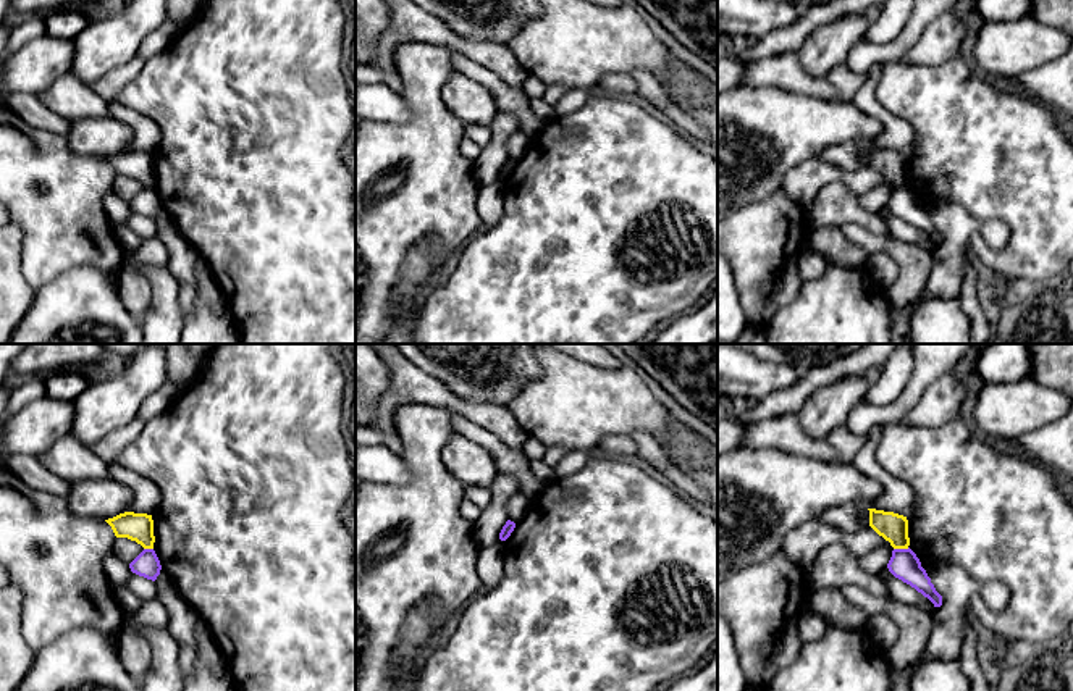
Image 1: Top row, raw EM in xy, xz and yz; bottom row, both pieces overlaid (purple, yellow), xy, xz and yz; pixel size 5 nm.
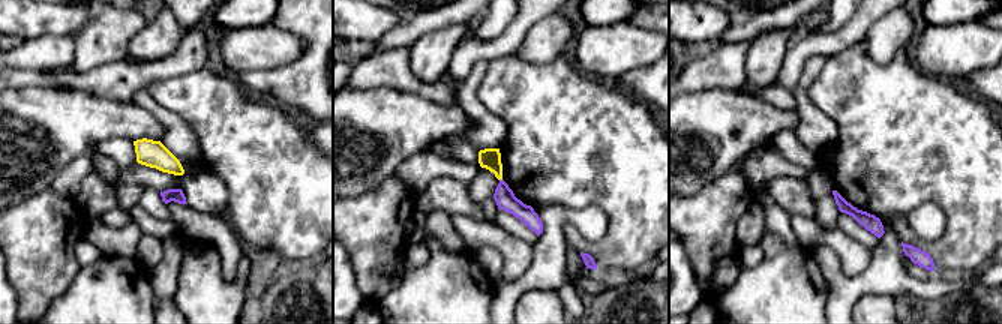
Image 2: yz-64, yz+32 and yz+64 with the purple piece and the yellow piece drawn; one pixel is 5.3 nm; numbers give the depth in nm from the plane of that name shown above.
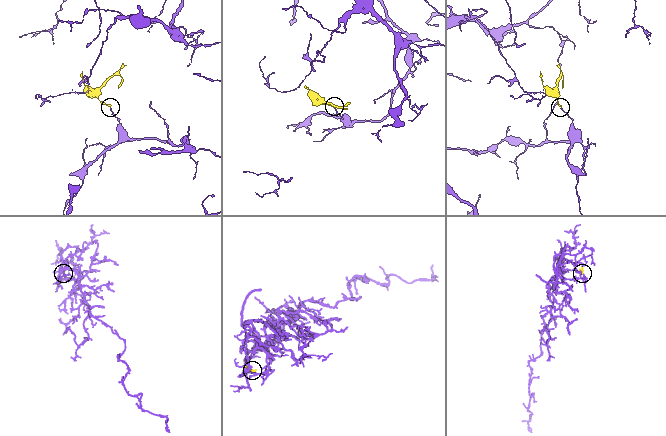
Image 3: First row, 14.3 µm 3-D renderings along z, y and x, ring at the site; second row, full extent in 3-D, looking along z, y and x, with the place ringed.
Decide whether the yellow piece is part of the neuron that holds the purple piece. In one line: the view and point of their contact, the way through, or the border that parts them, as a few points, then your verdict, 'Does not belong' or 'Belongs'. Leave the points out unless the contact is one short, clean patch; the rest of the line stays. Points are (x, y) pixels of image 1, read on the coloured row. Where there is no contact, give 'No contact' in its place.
Touches purple at yz (900, 549). Boundary: yz (908, 548), (894, 549). Does not belong

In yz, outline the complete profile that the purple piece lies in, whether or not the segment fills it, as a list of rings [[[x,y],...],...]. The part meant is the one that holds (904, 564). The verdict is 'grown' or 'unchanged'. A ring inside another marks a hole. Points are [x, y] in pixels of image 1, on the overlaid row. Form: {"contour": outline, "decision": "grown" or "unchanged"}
{"contour": [[[894,549],[887,563],[889,572],[903,583],[928,597],[934,607],[942,605],[942,596],[936,591],[916,554],[908,549]]], "decision": "unchanged"}

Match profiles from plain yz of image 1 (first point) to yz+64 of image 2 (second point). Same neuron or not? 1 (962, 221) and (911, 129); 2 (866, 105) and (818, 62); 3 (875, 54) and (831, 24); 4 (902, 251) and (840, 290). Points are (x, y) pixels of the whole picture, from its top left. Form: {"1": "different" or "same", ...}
{"1": "different", "2": "same", "3": "different", "4": "different"}

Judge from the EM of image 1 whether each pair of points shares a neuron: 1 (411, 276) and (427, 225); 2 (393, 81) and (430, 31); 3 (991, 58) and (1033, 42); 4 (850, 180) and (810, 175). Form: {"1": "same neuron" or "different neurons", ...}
{"1": "different neurons", "2": "same neuron", "3": "same neuron", "4": "same neuron"}

